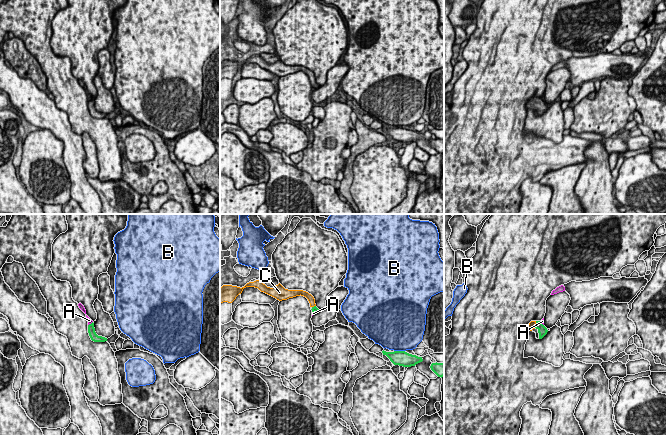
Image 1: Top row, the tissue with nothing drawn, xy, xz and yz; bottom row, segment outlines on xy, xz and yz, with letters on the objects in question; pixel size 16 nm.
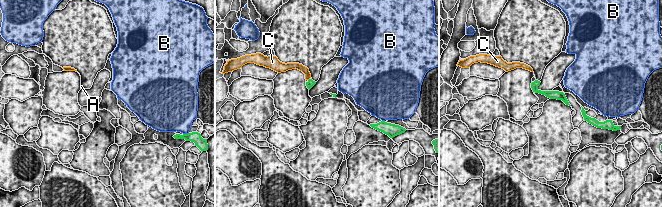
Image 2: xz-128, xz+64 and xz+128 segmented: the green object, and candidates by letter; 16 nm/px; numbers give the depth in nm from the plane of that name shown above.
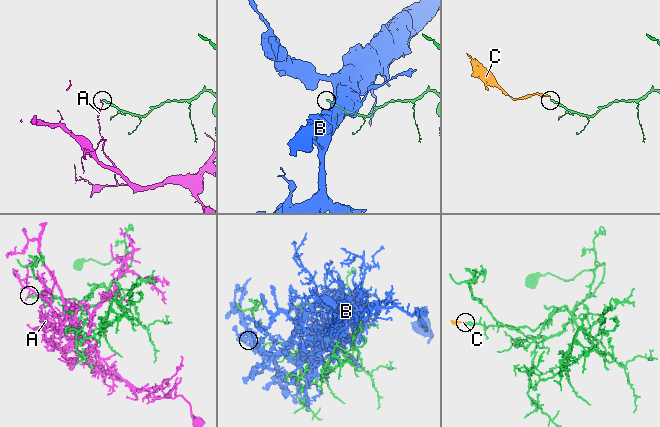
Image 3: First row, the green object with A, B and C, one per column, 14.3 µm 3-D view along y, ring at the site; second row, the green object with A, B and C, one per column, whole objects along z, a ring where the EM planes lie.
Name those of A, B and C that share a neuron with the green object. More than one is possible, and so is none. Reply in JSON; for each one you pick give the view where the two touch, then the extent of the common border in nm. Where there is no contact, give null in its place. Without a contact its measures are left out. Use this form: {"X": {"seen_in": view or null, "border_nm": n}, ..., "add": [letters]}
{"C": {"seen_in": "yz", "border_nm": 120}, "add": ["C"]}

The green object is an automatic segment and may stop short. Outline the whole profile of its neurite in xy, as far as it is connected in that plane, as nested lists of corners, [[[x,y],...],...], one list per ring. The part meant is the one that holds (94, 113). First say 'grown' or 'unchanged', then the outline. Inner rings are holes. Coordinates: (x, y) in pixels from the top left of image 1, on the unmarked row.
unchanged | [[[94,99],[88,101],[88,109],[92,117],[94,118],[105,118],[107,117],[107,114],[98,112],[95,108]]]

